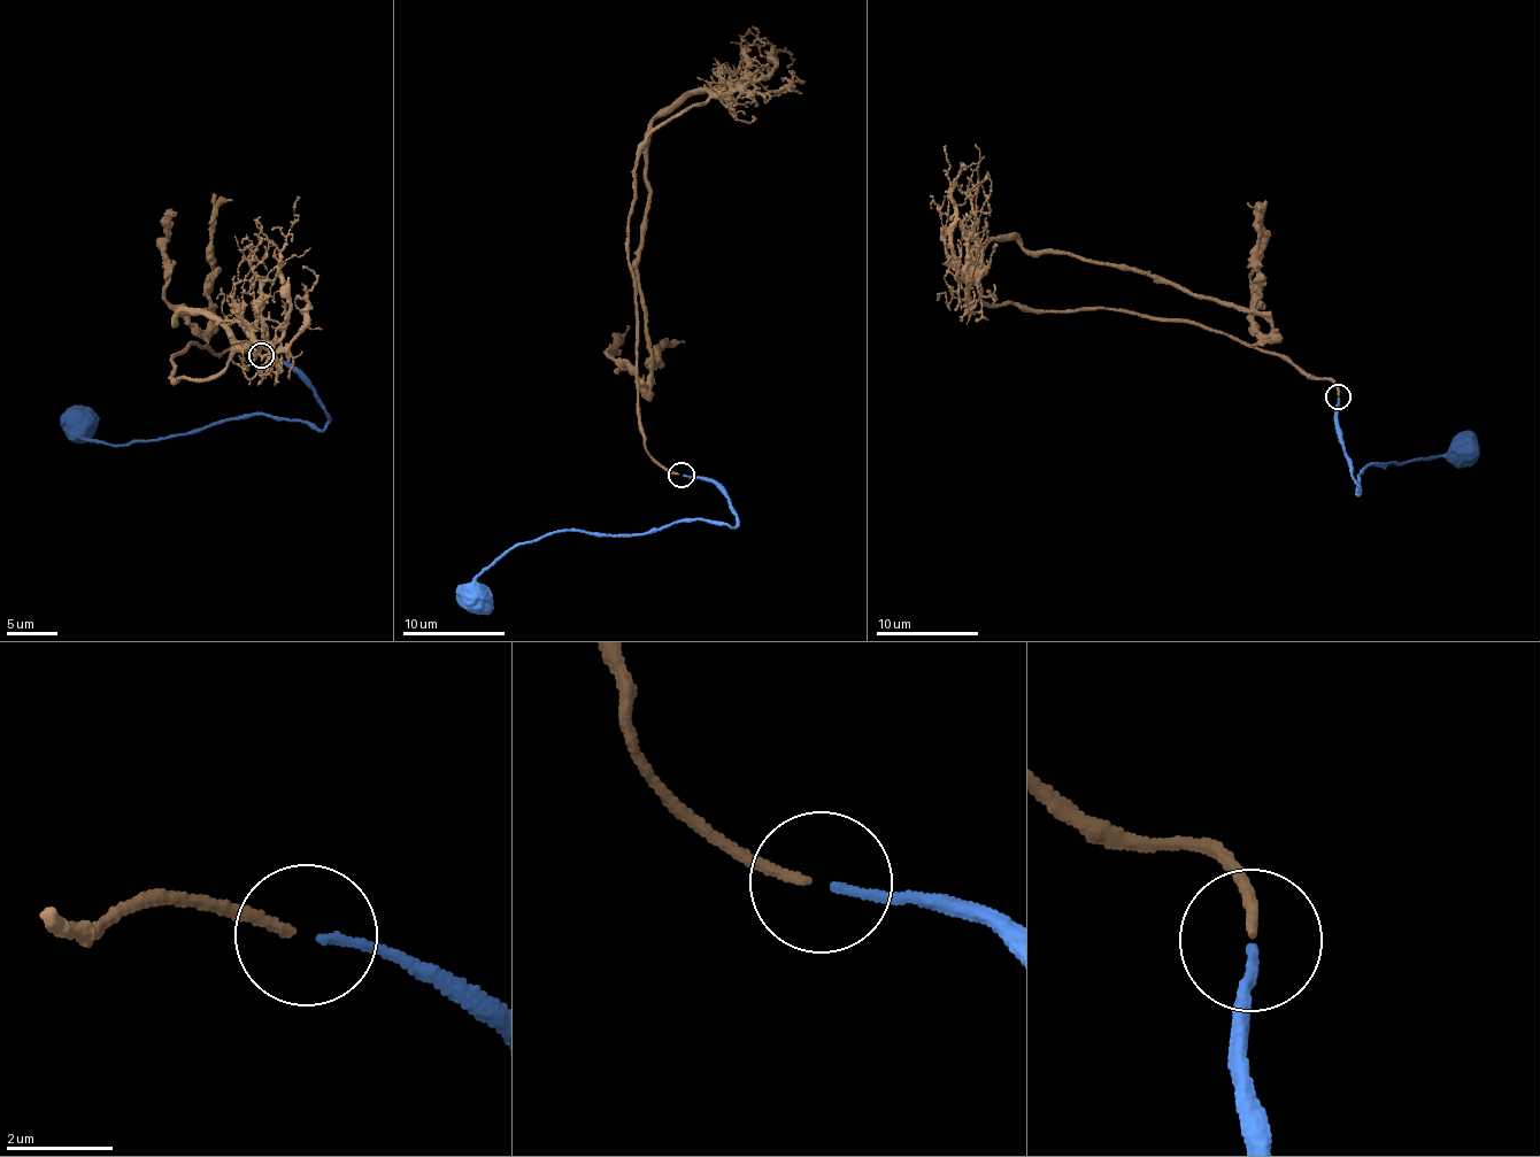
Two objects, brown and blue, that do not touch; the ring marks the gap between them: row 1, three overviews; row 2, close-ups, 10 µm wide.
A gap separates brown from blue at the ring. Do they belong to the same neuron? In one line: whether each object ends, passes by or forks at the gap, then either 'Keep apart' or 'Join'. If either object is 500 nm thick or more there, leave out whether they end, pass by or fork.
At the ring brown ends. At the ring blue ends. Join

